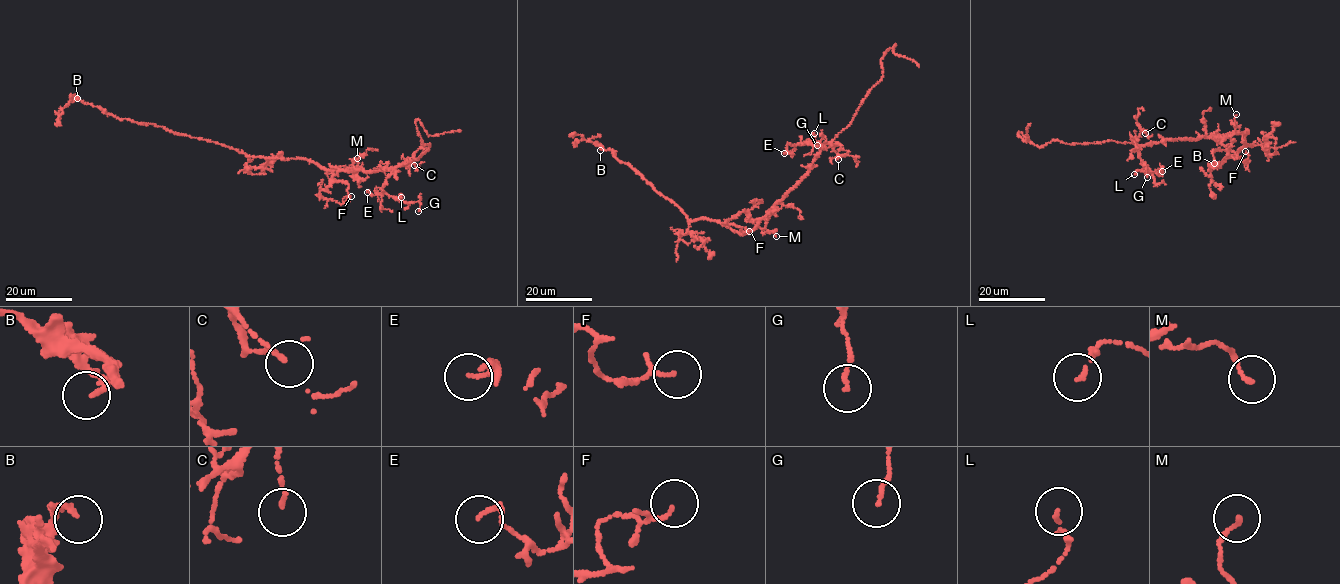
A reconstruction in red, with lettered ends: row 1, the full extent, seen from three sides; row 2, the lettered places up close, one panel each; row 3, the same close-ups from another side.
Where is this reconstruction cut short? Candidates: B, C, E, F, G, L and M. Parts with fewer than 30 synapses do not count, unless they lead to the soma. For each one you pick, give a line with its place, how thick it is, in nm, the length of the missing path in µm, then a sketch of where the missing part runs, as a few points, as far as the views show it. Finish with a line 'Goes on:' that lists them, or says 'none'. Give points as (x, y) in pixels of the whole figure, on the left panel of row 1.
Goes on: none

